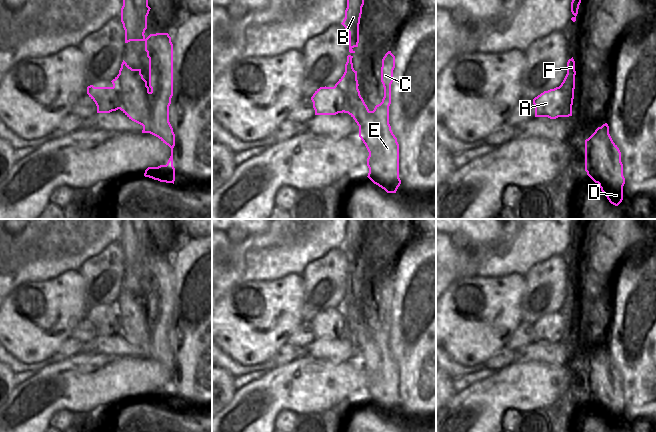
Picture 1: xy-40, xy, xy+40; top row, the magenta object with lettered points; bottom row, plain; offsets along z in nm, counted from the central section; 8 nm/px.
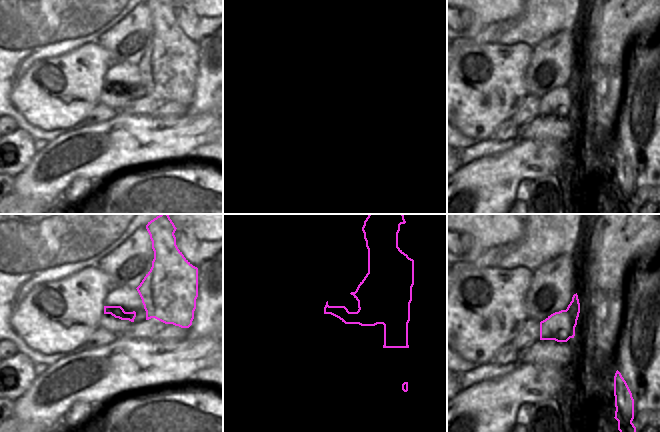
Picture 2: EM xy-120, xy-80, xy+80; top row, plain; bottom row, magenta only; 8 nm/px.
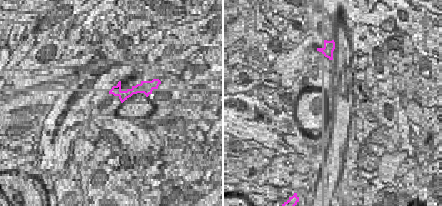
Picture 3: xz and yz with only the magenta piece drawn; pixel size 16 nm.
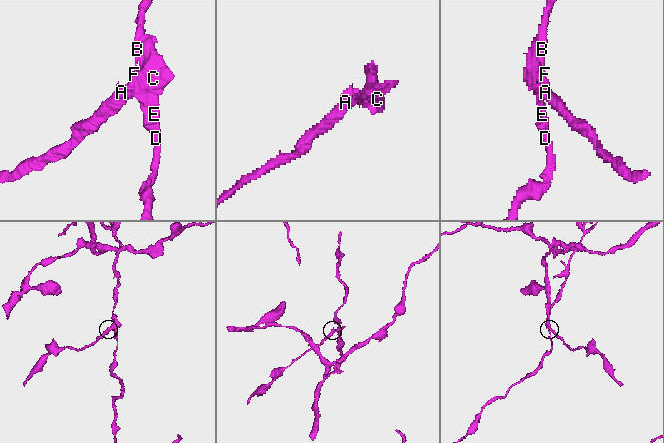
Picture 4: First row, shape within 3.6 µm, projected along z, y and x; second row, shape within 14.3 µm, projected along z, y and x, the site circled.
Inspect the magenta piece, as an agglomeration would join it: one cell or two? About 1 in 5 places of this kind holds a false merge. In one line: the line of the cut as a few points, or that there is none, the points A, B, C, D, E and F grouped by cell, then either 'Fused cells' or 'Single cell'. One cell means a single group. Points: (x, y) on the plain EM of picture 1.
Split along xy (335, 308), (344, 318), (344, 335). Groups: A / B C D E F. Fused cells.

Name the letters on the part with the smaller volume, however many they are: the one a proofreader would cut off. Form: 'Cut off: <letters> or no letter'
Cut off: A

